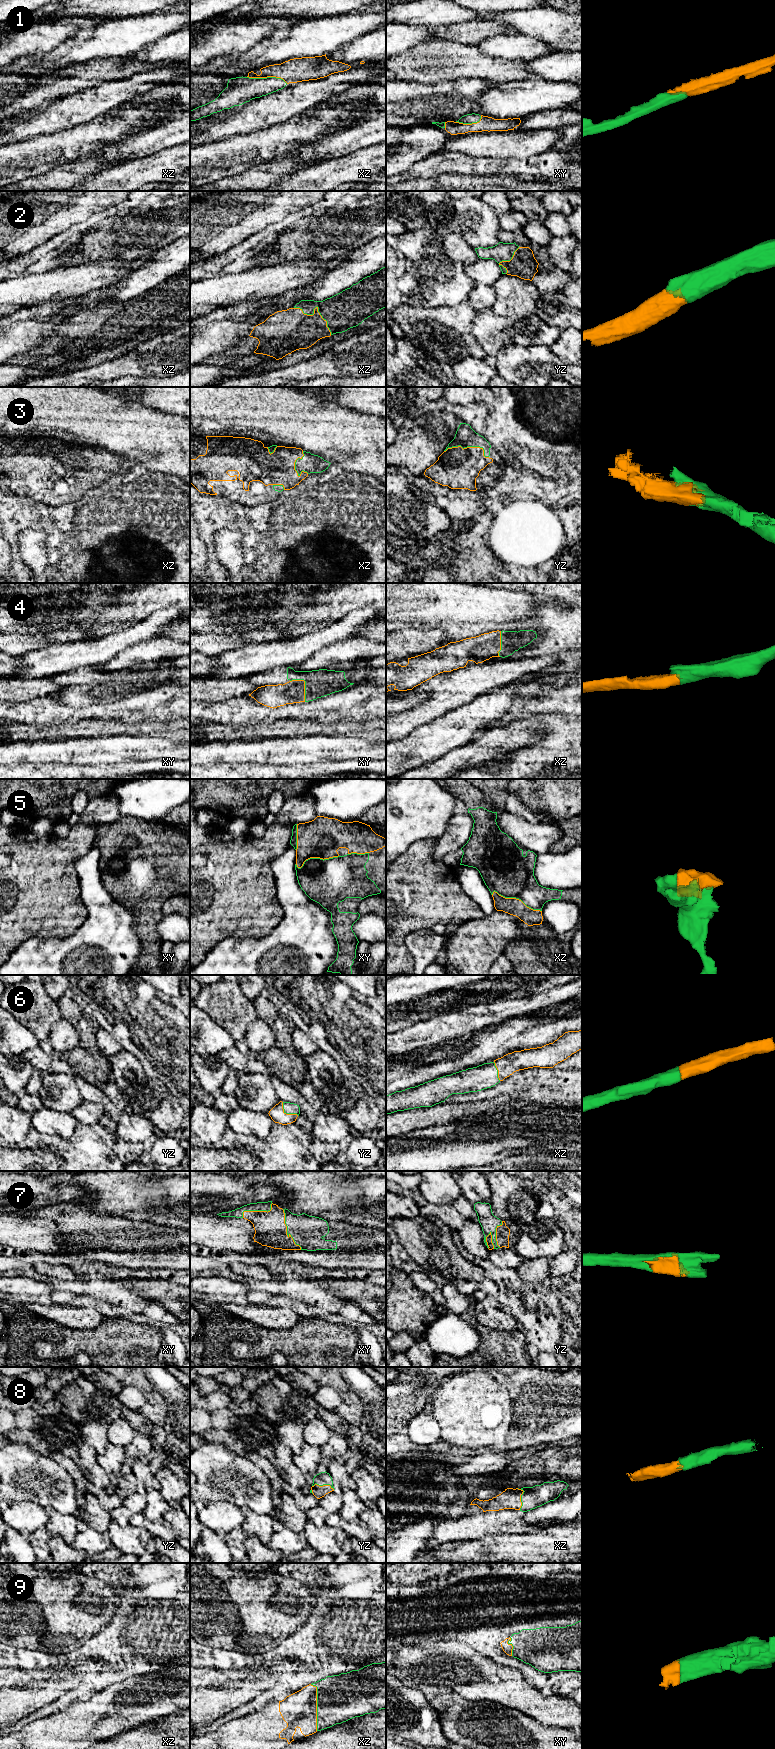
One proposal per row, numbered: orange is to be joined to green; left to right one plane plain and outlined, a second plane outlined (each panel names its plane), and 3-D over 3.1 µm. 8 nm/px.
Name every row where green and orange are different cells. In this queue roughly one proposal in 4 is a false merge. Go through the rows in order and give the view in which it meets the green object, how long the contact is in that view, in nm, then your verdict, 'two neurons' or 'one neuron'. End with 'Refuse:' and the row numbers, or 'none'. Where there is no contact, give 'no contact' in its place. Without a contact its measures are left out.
1: meets green in xz; contact 340 nm long; one neuron
2: meets green in xz; contact 380 nm long; one neuron
3: meets green in yz; contact 360 nm long; one neuron
4: meets green in xy; contact 220 nm long; one neuron
5: meets green in xz; contact 440 nm long; one neuron
6: meets green in yz; contact 170 nm long; one neuron
7: meets green in xy; contact 360 nm long; one neuron
8: meets green in yz; contact 190 nm long; one neuron
9: meets green in xz; contact 380 nm long; one neuron
Refuse: none

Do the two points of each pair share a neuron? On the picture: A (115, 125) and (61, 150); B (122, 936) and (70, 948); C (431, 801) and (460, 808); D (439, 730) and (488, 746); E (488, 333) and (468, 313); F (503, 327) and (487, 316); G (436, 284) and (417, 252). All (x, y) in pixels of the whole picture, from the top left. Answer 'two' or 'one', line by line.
A: one
B: one
C: two
D: one
E: two
F: one
G: two

